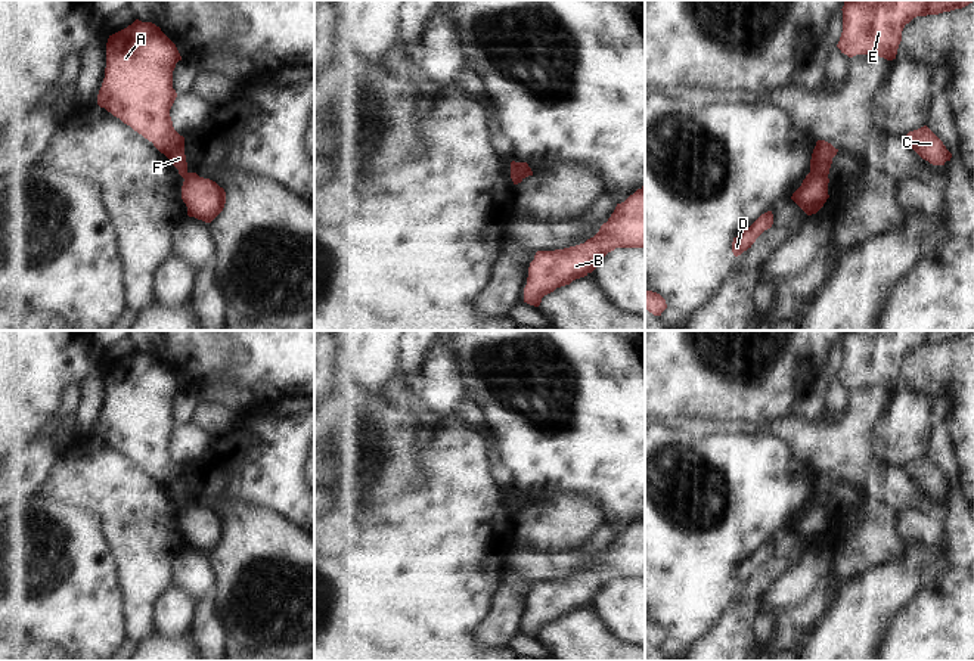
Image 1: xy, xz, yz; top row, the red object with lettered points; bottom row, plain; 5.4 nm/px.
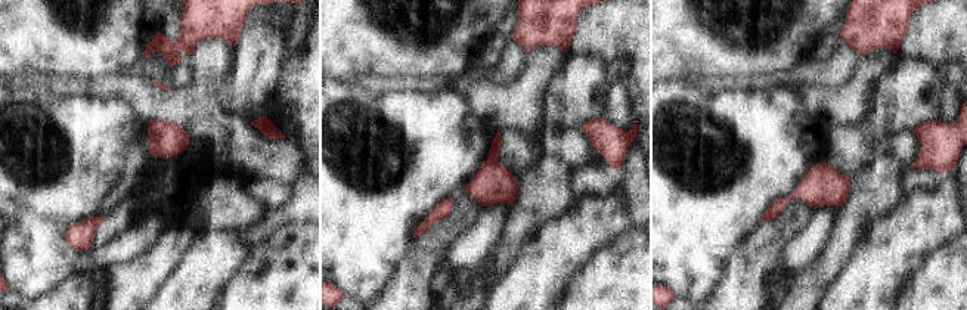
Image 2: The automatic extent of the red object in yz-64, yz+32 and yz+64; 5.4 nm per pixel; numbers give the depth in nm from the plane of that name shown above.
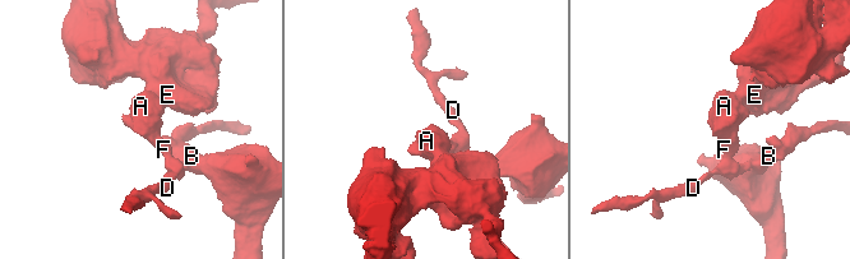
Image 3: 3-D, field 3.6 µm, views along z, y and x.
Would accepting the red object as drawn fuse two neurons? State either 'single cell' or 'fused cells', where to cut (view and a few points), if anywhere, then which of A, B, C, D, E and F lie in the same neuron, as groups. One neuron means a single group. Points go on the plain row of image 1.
fused cells; cut yz (809, 503), (827, 509); groups A E F / B C D

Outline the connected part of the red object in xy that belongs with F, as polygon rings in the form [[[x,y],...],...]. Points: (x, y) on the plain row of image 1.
[[[136,350],[108,369],[105,409],[97,425],[97,435],[152,472],[186,509],[184,468],[174,460],[170,447],[177,428],[173,419],[173,401],[179,391],[182,387],[176,375],[159,357]]]

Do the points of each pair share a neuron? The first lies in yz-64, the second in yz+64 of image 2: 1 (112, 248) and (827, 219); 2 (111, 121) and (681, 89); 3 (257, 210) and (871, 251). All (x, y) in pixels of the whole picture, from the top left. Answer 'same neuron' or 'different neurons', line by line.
1: same neuron
2: same neuron
3: different neurons

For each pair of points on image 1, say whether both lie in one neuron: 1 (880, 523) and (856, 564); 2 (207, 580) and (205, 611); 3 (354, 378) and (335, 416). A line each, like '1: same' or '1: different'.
1: same
2: different
3: different

